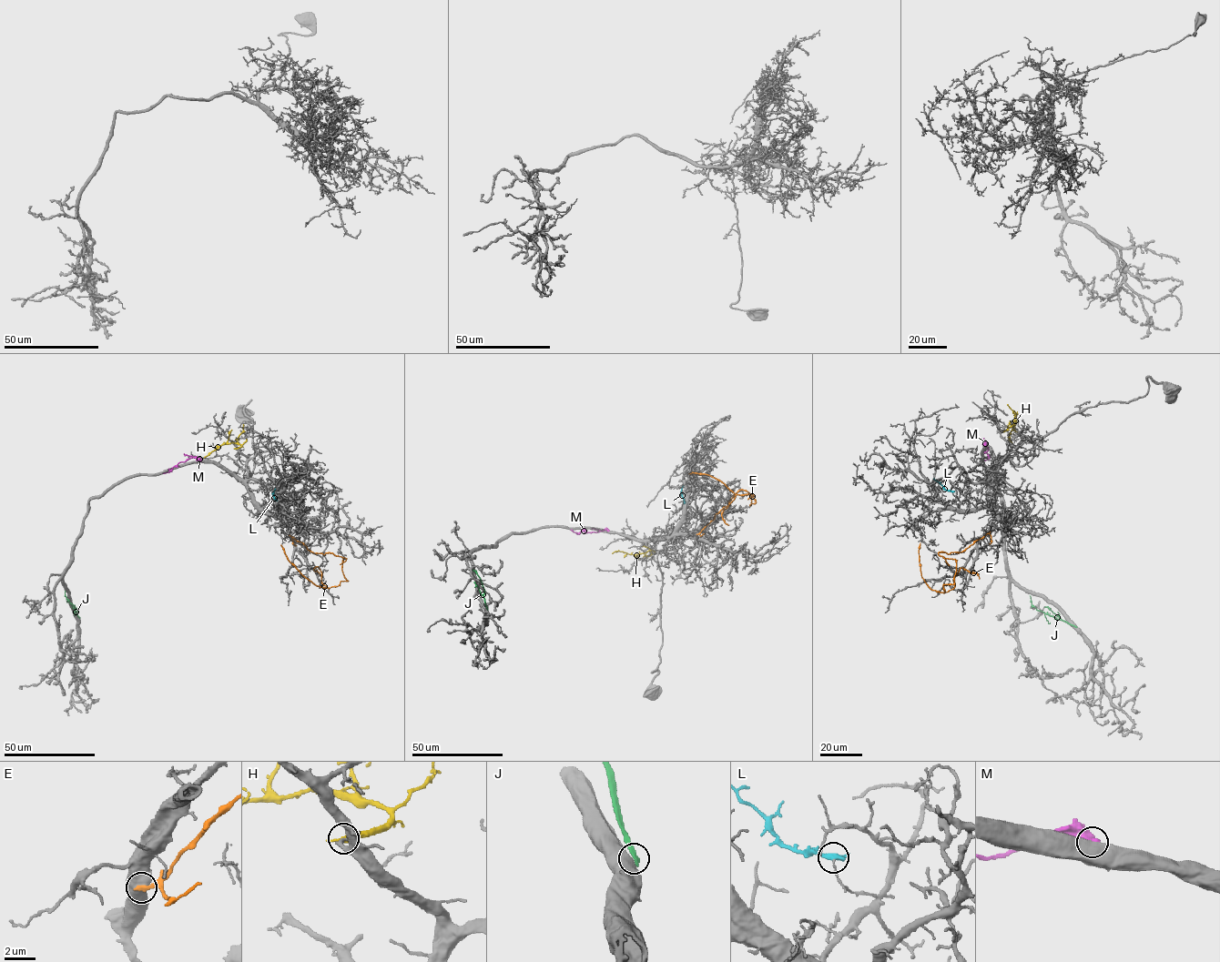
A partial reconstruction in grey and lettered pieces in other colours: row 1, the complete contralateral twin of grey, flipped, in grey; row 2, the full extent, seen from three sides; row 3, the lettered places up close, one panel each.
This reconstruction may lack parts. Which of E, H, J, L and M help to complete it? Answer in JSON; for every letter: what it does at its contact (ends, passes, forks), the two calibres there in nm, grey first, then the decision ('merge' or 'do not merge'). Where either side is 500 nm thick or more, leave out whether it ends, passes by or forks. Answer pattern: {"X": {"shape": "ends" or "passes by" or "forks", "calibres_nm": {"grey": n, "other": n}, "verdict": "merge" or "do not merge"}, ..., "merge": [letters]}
{"E": {"calibres_nm": {"grey": 750, "other": 320}, "verdict": "do not merge"}, "H": {"shape": "ends", "calibres_nm": {"grey": 340, "other": 400}, "verdict": "merge"}, "J": {"calibres_nm": {"grey": 850, "other": 340}, "verdict": "do not merge"}, "L": {"shape": "ends", "calibres_nm": {"grey": 100, "other": 480}, "verdict": "do not merge"}, "M": {"calibres_nm": {"grey": 800, "other": 600}, "verdict": "do not merge"}, "merge": ["H"]}

